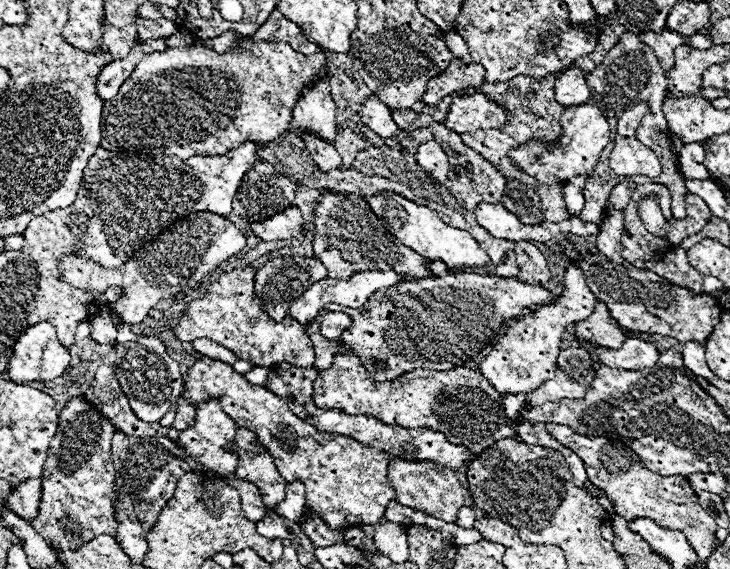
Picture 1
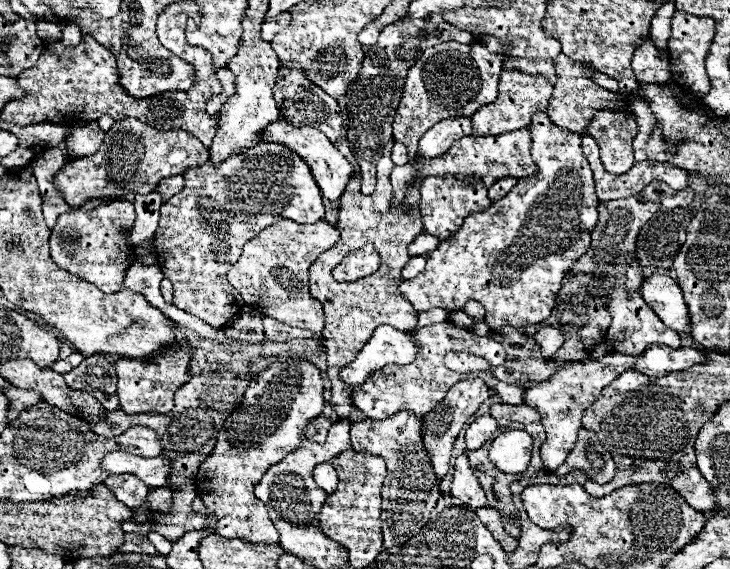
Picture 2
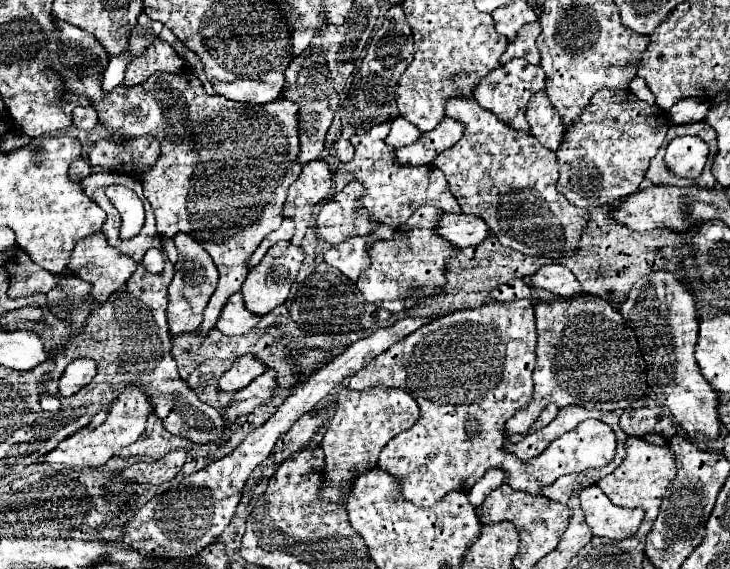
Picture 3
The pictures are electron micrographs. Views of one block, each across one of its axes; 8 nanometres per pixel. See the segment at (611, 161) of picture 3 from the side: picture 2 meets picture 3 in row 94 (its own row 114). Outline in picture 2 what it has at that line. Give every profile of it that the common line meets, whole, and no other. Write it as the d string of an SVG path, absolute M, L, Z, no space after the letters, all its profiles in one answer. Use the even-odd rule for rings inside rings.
M628 104L614 110L596 110L586 134L596 140L600 148L600 160L610 174L620 176L634 166L632 140L638 134L638 124Z

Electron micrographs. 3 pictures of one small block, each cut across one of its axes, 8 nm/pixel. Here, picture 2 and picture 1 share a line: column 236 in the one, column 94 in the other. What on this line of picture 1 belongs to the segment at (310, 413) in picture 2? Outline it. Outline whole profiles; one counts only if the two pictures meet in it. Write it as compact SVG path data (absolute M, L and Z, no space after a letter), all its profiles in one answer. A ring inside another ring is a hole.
M84 396L72 398L60 412L60 424L58 432L54 436L54 442L50 442L48 448L48 460L44 464L42 472L42 512L38 518L34 518L30 524L32 528L58 550L70 550L80 548L82 544L88 544L96 536L108 532L116 536L118 532L118 520L116 520L116 508L114 508L114 480L116 470L110 460L110 444L114 436L114 426L110 420L106 420L90 402L84 400Z

